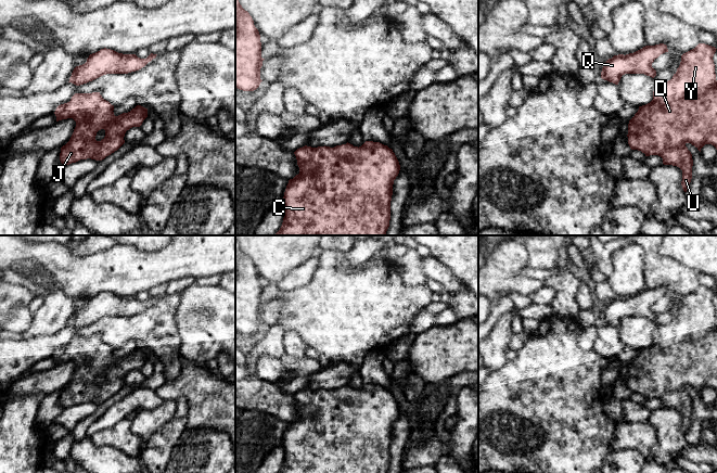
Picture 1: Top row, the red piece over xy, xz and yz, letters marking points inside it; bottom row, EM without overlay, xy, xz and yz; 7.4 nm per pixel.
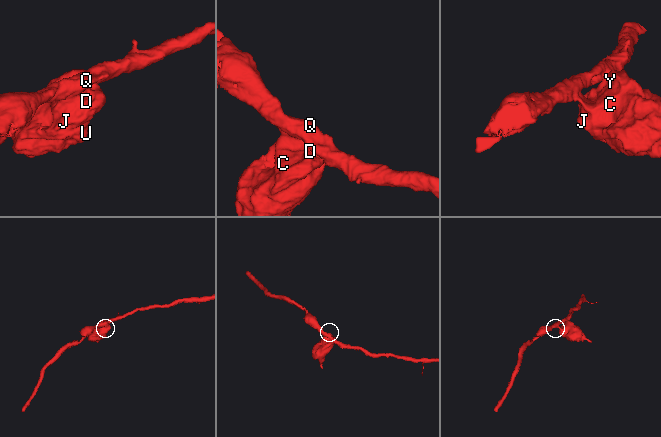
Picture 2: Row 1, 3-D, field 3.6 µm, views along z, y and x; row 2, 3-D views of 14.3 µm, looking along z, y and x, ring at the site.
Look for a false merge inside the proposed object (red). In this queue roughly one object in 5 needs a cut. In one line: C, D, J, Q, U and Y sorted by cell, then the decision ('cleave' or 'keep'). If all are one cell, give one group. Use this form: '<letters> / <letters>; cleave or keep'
C D J Q U Y; keep

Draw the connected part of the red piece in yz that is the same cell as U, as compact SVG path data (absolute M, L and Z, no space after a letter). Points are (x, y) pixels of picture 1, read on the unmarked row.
M699 286L694 292L681 298L681 305L673 321L668 324L656 327L653 334L653 343L642 349L629 363L628 387L631 393L638 393L645 397L658 398L664 408L677 409L682 413L681 429L687 435L692 422L692 397L686 389L687 386L694 388L700 395L705 387L712 387L717 393L717 323L715 317L714 297L716 291Z

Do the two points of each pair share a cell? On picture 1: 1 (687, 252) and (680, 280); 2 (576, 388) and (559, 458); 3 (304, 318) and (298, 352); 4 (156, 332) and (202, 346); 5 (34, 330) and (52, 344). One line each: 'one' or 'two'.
1: two
2: one
3: two
4: two
5: two

